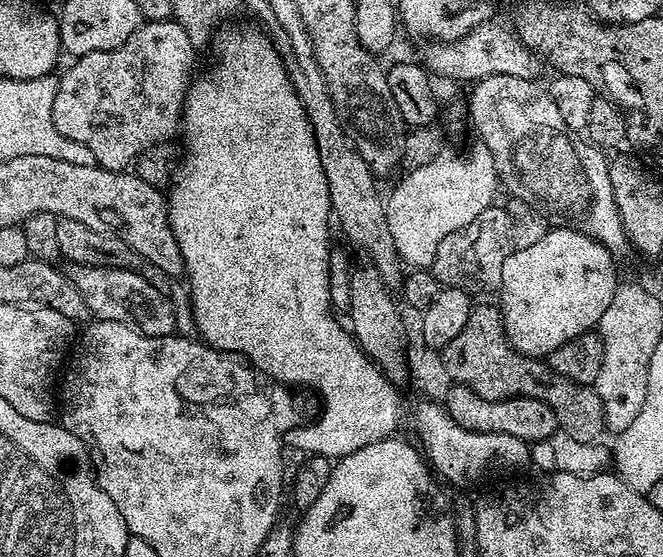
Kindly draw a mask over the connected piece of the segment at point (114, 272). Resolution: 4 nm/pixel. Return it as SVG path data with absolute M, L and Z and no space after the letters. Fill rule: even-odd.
M71 263L67 265L66 271L74 282L74 286L78 286L78 294L86 298L88 311L94 314L95 319L129 324L147 336L171 336L176 332L176 315L169 293L163 292L158 285L151 284L146 277L139 276L139 271L130 268L103 268L102 266L82 266Z

